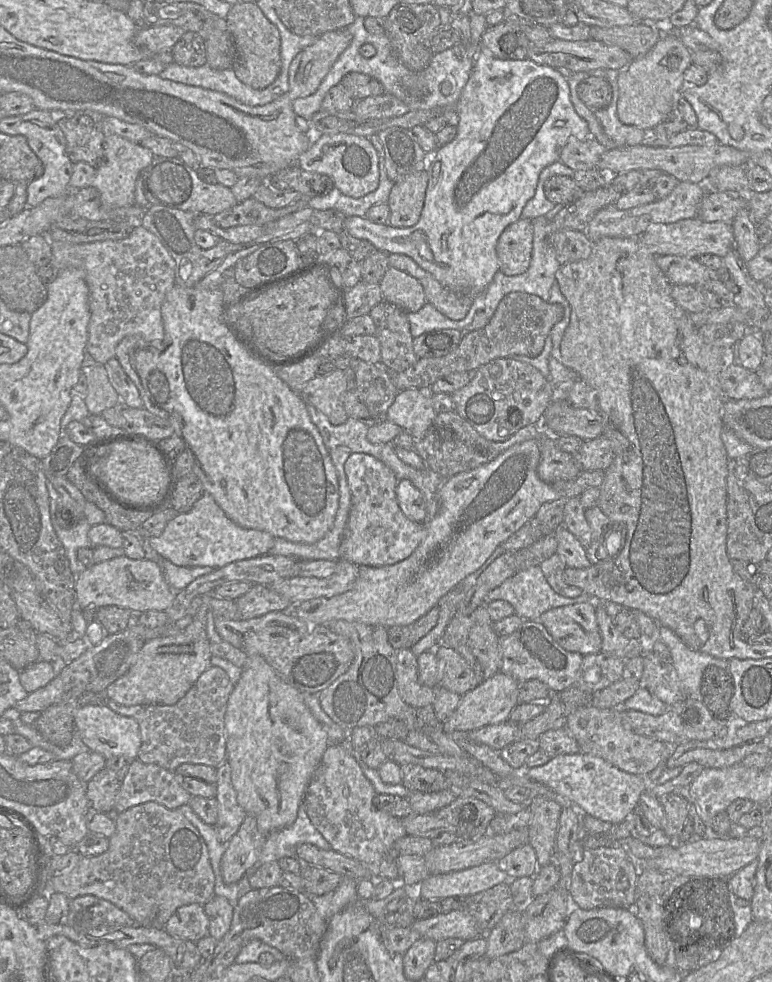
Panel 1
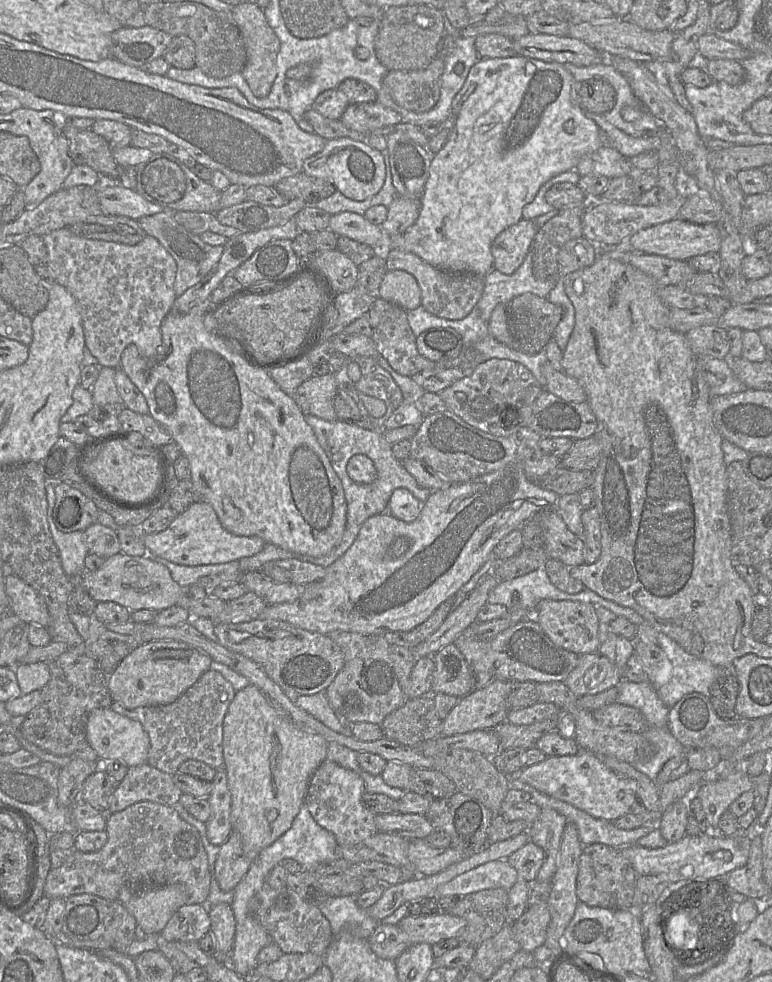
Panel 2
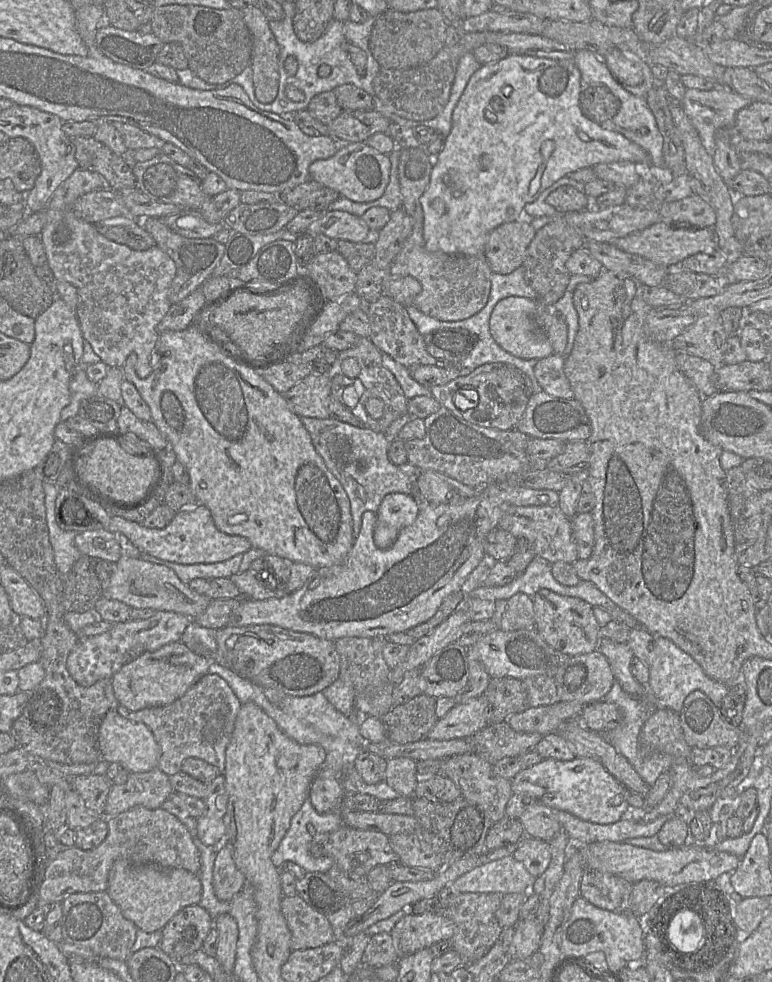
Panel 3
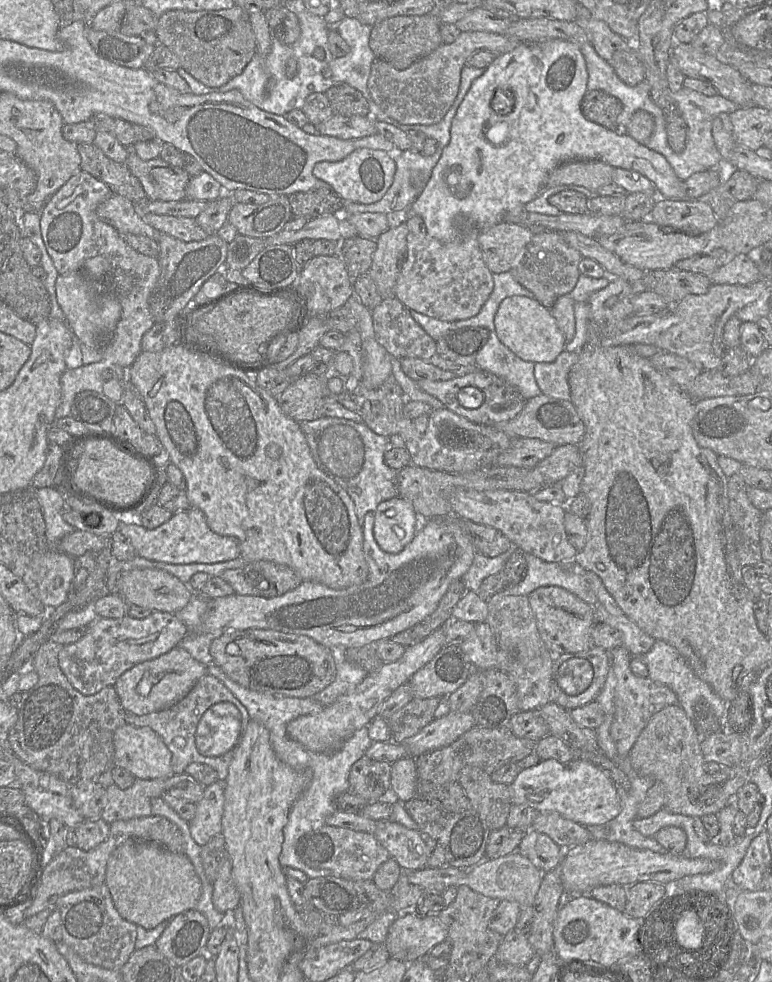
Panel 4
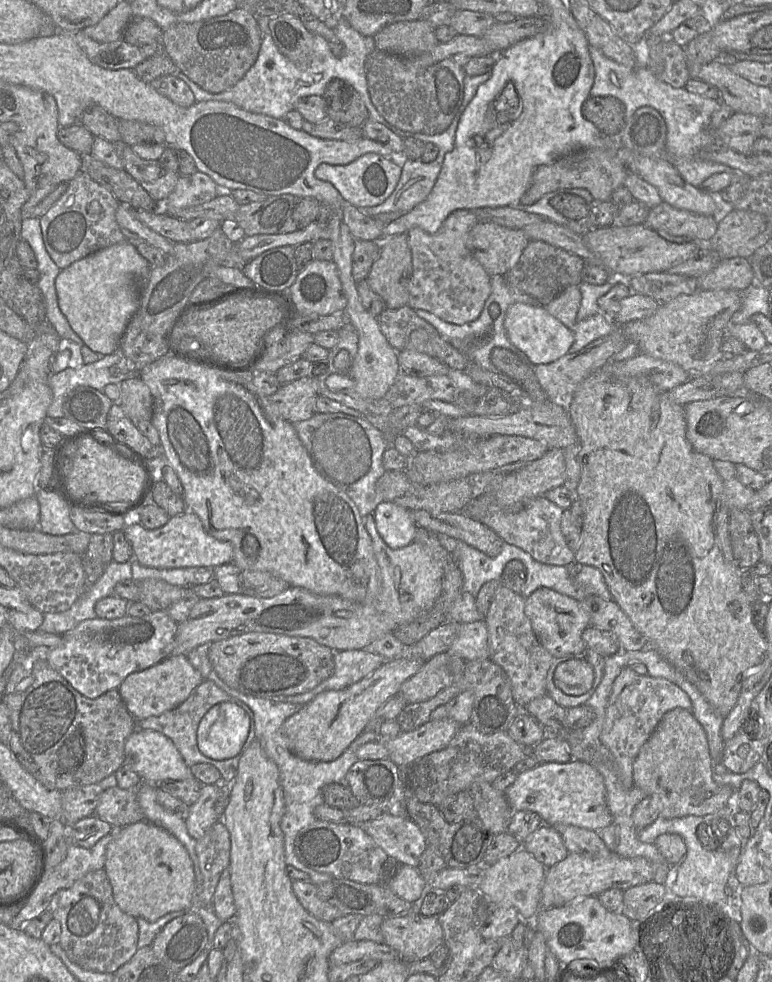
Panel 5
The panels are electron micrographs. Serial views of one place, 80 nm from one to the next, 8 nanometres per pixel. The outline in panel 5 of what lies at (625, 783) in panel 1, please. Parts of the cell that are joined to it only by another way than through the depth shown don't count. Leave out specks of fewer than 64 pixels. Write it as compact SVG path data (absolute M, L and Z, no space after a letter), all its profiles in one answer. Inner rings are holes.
M586 762L540 763L534 769L519 773L505 795L514 812L535 812L550 826L572 825L599 832L612 823L604 778L594 765Z

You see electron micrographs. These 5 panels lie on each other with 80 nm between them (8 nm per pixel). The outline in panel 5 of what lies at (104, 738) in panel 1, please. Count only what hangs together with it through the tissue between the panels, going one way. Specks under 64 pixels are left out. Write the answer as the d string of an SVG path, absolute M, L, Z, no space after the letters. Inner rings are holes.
M137 728L126 740L124 752L123 766L136 772L145 783L195 778L174 743L161 732Z

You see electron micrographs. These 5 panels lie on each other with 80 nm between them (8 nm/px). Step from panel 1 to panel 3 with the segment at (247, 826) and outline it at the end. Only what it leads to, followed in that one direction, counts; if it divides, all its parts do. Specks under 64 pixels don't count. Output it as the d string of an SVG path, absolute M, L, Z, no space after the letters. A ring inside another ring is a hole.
M225 845L216 854L213 868L213 886L216 897L225 902L246 885L244 874L237 868L230 849Z

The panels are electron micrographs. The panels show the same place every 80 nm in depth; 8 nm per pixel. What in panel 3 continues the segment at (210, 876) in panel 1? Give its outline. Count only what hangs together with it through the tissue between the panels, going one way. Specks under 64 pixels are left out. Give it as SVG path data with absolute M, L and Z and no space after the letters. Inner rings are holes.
M135 806L116 816L106 818L106 822L108 835L97 848L86 851L76 846L70 847L61 851L54 860L49 862L44 873L44 880L40 885L37 907L62 902L73 893L107 891L110 868L118 859L126 859L137 865L154 864L165 869L180 868L199 875L201 869L200 853L193 842L190 831L168 811L162 808L147 809L143 806Z

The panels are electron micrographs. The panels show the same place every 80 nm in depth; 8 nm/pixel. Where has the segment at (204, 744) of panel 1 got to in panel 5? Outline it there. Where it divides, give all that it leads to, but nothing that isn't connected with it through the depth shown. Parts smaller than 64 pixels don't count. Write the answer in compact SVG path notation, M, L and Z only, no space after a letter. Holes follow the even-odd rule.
M209 679L203 680L191 693L191 695L178 707L164 712L158 716L151 716L137 721L137 726L140 729L154 730L161 732L167 736L179 750L187 766L191 767L198 763L207 763L216 767L221 773L222 782L225 784L232 784L235 779L239 760L242 754L225 760L214 760L202 754L197 744L197 729L203 716L214 705L222 702L232 702L243 708L251 717L250 731L245 743L245 749L256 739L255 738L255 725L253 722L253 715L250 708L242 701L228 695L220 689L213 681Z

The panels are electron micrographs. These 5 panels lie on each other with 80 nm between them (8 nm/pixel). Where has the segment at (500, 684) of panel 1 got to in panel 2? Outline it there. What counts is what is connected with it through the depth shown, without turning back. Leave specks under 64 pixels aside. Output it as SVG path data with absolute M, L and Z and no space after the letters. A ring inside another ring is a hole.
M495 678L485 687L460 698L443 720L442 736L493 729L506 721L511 682Z

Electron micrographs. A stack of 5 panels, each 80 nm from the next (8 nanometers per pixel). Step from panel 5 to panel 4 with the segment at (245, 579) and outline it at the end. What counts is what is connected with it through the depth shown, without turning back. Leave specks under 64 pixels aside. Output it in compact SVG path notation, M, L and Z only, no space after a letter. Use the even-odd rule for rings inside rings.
M260 560L246 563L243 571L245 577L247 574L247 581L259 592L259 595L255 596L262 596L264 598L281 596L286 592L295 589L302 582L301 578L290 567L271 561Z

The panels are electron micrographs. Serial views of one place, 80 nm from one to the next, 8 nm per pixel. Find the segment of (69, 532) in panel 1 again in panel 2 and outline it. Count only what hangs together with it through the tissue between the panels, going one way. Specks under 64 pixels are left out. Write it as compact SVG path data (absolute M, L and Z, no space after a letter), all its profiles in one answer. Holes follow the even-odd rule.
M47 480L45 491L48 502L47 520L49 529L59 550L63 570L69 577L78 577L86 571L84 560L88 554L88 548L82 539L83 531L64 533L57 528L53 519L53 509L56 502L55 487Z

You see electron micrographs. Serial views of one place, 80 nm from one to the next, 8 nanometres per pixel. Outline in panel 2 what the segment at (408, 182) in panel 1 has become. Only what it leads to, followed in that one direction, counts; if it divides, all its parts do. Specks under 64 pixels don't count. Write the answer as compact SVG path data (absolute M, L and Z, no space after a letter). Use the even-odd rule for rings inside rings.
M396 196L388 207L386 220L381 227L390 235L401 234L417 220L421 210L421 198Z

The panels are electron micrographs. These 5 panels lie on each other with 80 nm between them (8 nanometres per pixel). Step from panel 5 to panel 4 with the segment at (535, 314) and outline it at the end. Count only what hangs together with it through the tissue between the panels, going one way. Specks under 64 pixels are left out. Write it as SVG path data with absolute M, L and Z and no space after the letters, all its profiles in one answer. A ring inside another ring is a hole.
M525 296L505 298L494 317L497 337L519 358L533 363L550 363L561 354L567 343L548 308Z

